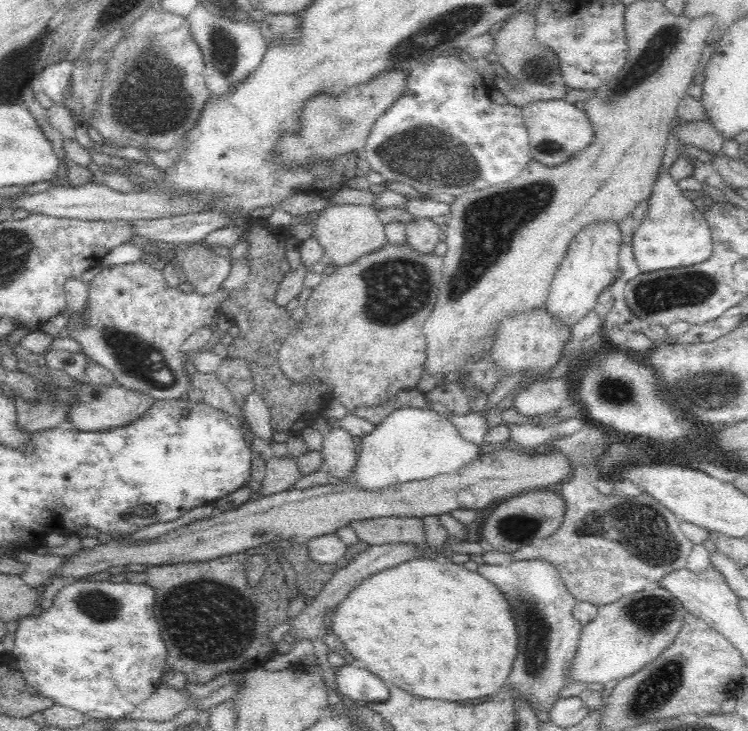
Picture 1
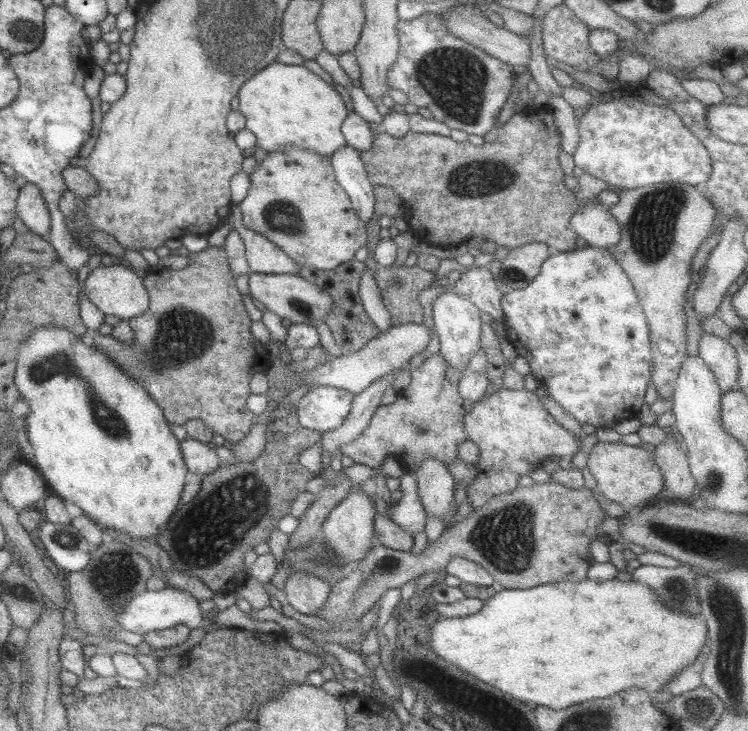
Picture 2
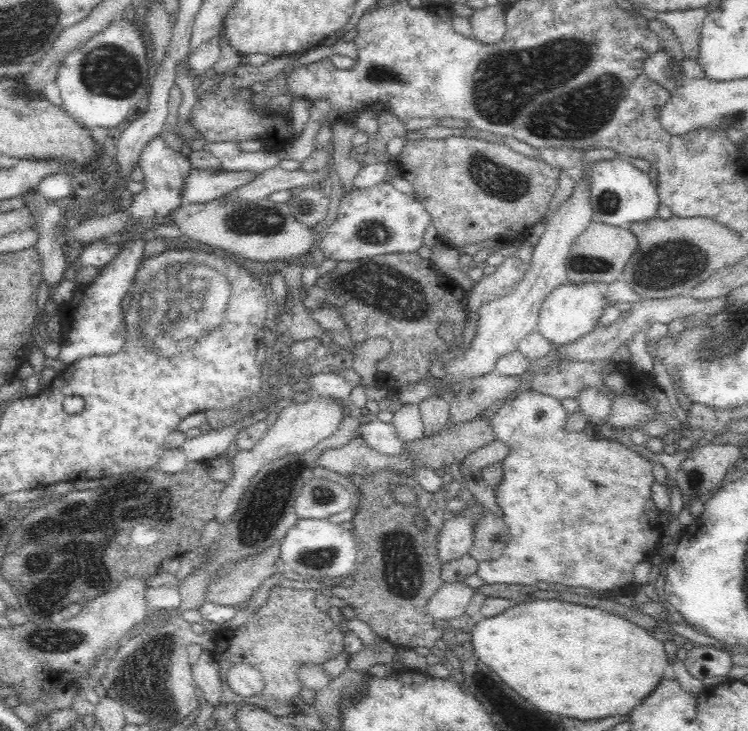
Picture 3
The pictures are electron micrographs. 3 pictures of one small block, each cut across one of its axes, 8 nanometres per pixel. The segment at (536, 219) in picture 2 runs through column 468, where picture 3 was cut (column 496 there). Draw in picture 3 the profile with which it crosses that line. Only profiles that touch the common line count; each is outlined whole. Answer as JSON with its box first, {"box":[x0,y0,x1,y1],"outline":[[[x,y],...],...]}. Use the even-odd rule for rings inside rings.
{"box":[399,136,560,249],"outline":[[[448,136],[442,140],[409,140],[399,154],[400,175],[414,188],[416,199],[431,214],[437,240],[459,249],[496,238],[516,242],[546,214],[559,188],[560,169],[514,152],[502,142]]]}

